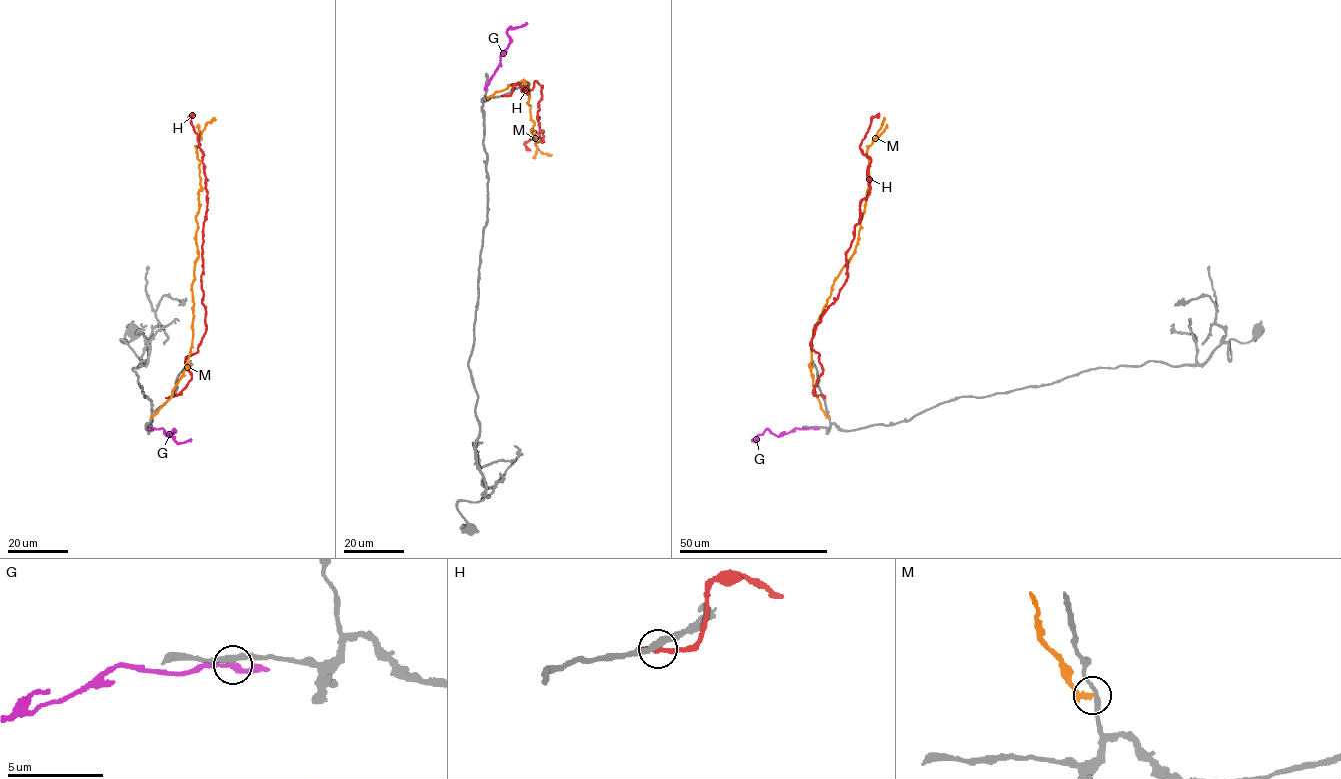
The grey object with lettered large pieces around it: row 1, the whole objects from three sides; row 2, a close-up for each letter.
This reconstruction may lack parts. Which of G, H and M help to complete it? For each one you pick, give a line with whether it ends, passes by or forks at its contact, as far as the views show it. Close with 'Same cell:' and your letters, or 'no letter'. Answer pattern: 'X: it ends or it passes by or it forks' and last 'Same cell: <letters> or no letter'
Same cell: no letter

